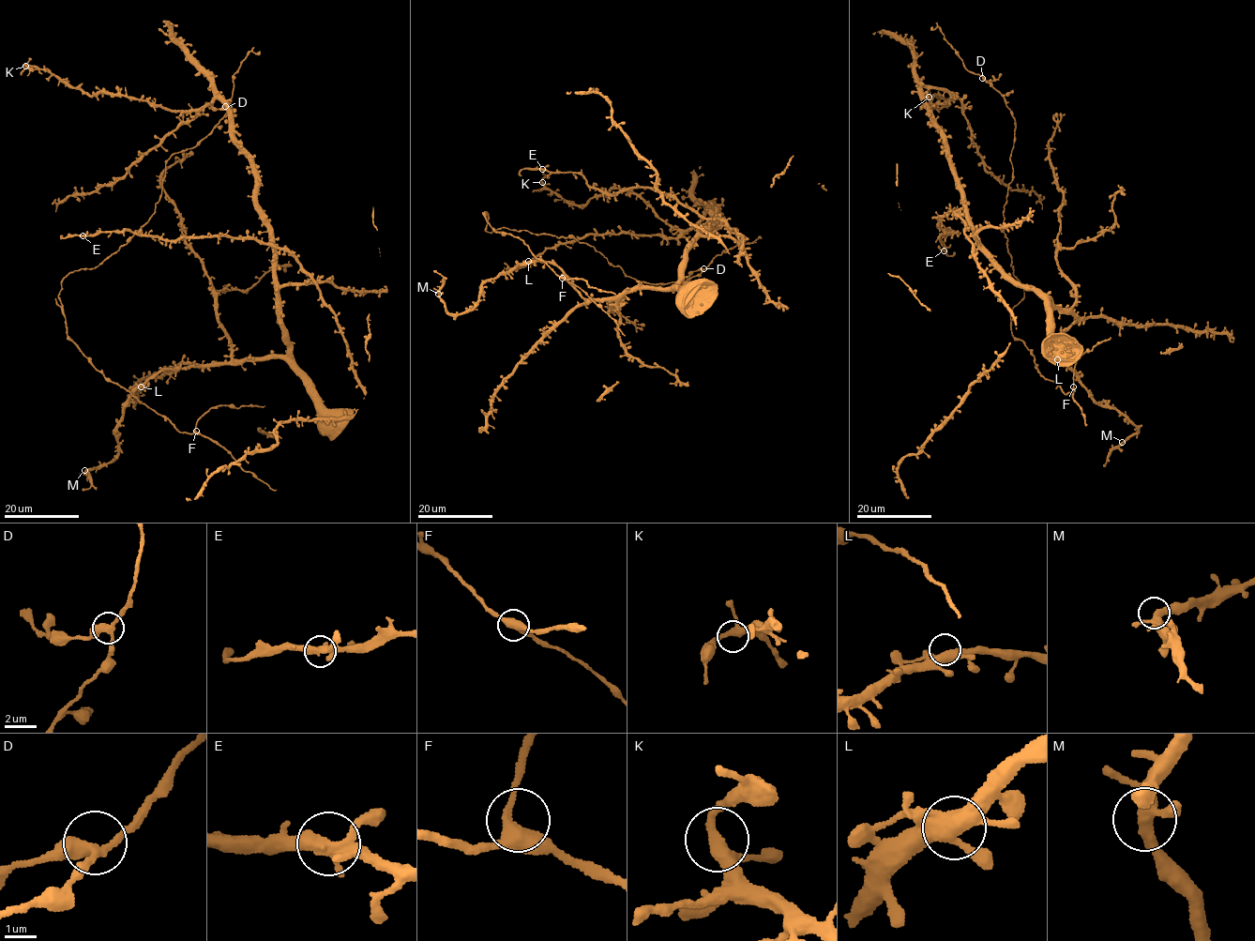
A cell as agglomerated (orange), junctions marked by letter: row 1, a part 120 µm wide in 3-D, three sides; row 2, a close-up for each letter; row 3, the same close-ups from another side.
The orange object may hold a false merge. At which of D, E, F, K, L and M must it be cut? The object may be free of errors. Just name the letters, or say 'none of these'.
none of these

